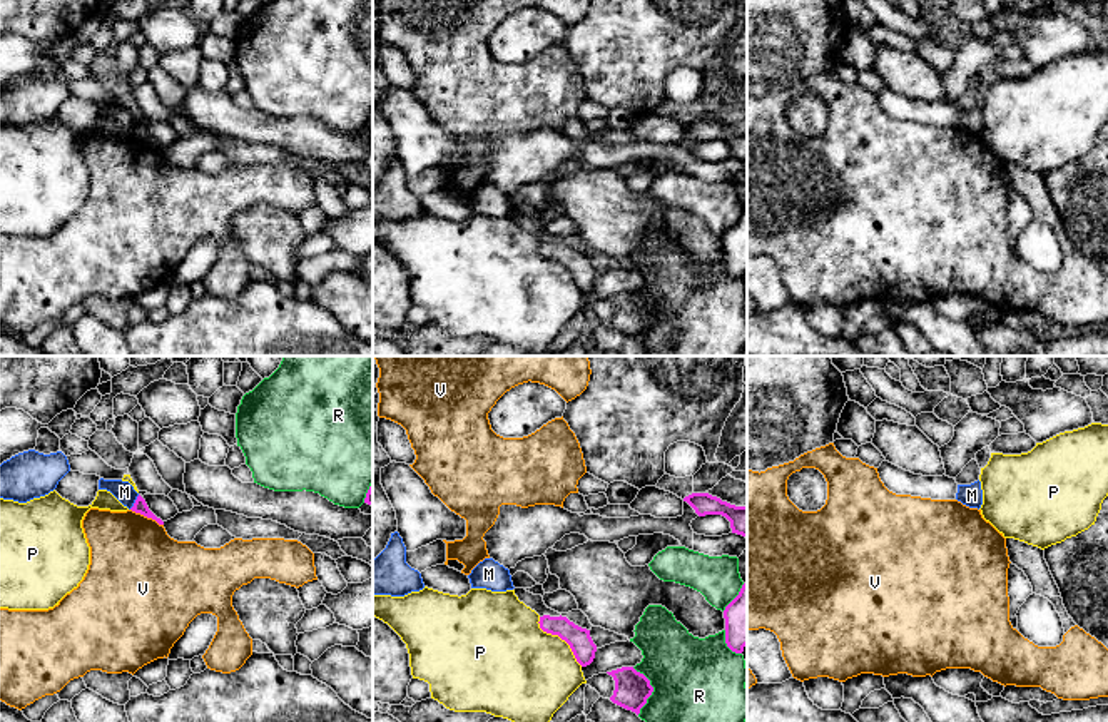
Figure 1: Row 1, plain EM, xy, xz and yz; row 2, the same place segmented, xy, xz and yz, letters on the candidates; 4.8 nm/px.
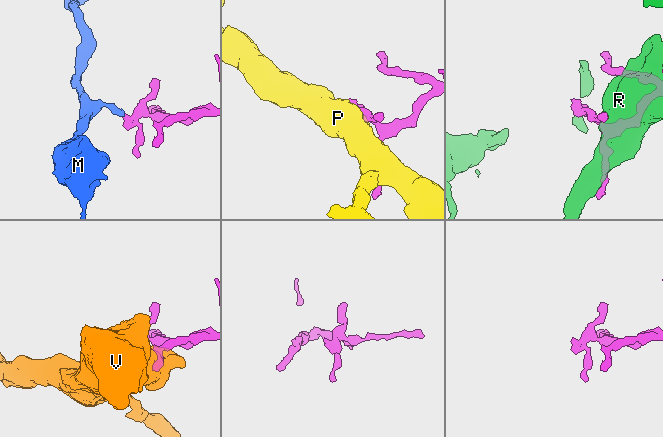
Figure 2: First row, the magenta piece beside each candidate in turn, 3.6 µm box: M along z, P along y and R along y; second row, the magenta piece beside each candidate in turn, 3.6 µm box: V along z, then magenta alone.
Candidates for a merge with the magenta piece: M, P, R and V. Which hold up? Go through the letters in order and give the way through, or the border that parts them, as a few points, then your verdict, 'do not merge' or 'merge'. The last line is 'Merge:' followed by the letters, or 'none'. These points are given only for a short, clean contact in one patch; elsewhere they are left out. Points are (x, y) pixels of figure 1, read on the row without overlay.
M: along xy (139, 121), (129, 134) | do not merge
P: do not merge
R: do not merge
V: do not merge
Merge: none

